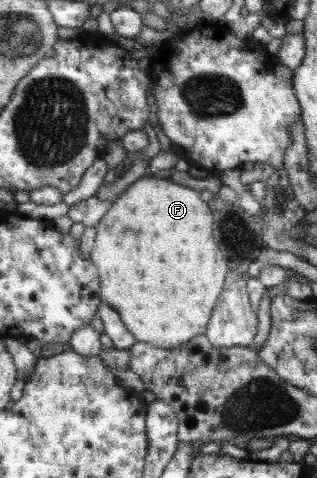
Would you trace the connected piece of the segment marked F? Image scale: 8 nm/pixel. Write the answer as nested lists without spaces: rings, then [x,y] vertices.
[[[146,174],[112,204],[96,225],[97,237],[89,256],[102,279],[102,303],[119,312],[138,341],[169,349],[205,333],[228,271],[223,253],[211,237],[211,223],[211,211],[199,199],[197,191],[175,185],[170,179]]]

